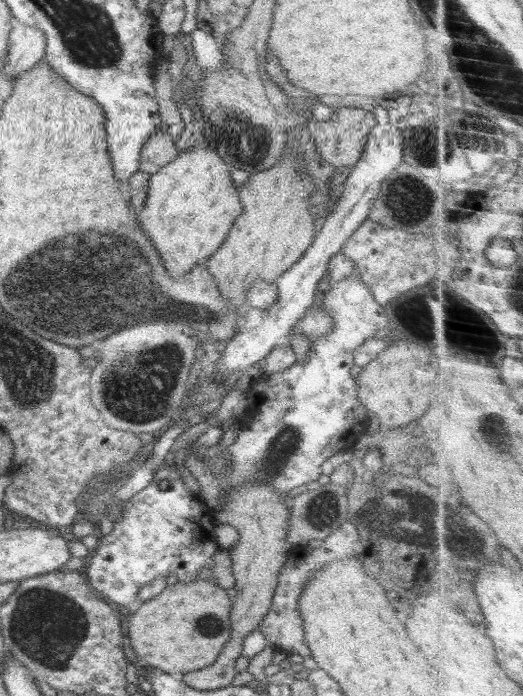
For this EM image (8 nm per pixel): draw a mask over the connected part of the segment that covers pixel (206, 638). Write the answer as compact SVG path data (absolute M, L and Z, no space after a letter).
M196 579L183 583L177 581L167 587L152 600L144 601L140 608L129 615L126 622L127 645L130 653L146 666L161 670L169 675L180 676L210 666L220 654L231 635L232 601L226 591L216 582Z

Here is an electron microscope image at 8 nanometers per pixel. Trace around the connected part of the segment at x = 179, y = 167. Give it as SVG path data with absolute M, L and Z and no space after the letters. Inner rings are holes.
M205 142L180 153L172 162L166 164L151 175L148 183L147 199L144 208L137 216L140 230L147 234L153 242L163 266L172 279L180 279L188 274L197 264L215 253L226 240L230 227L236 217L242 214L243 206L240 202L236 186L230 176L230 166L209 142Z

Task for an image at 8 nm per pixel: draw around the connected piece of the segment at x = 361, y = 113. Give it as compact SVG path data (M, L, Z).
M340 107L333 108L333 115L329 120L311 121L307 130L314 138L313 141L321 157L344 173L357 163L362 151L366 148L369 132L376 123L372 111L362 108Z

